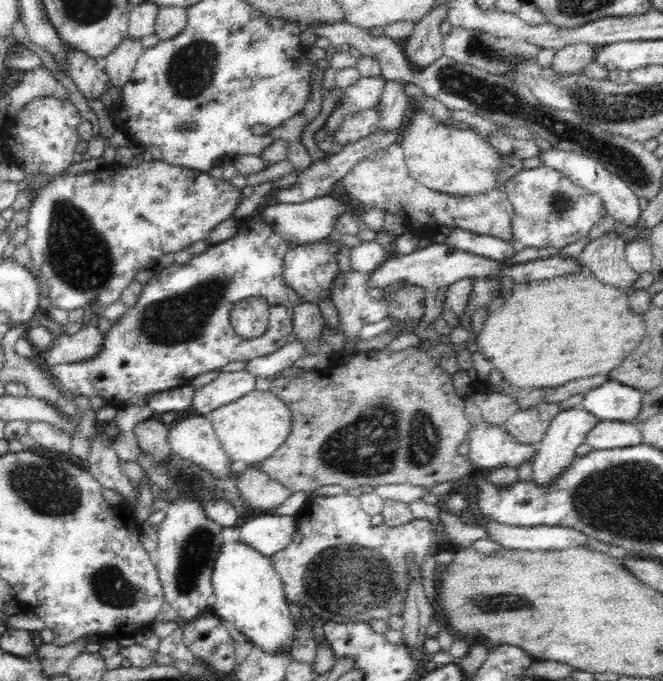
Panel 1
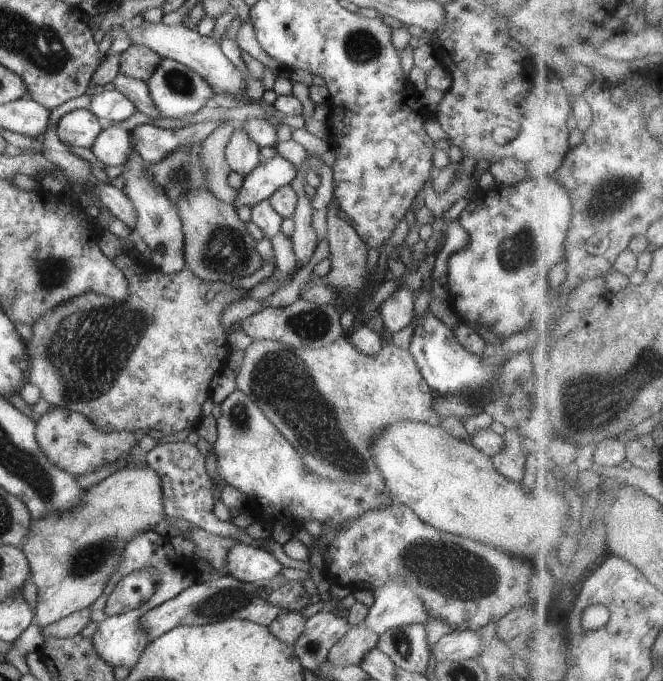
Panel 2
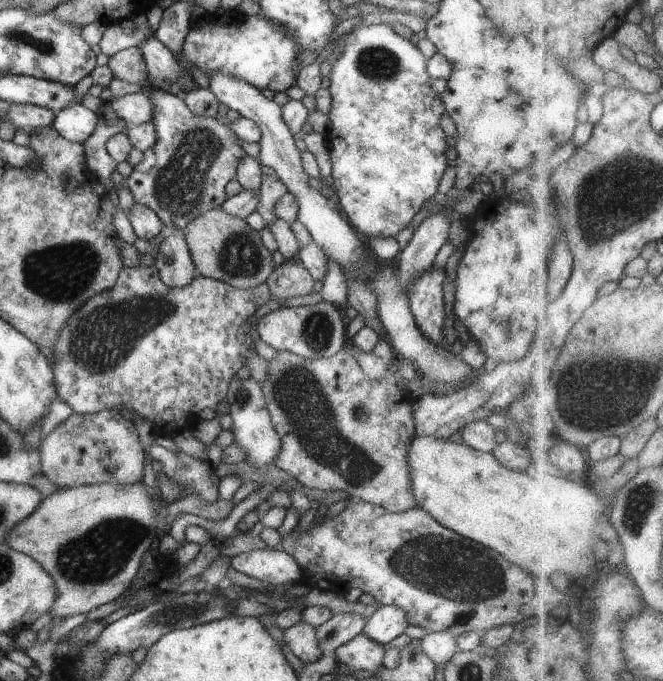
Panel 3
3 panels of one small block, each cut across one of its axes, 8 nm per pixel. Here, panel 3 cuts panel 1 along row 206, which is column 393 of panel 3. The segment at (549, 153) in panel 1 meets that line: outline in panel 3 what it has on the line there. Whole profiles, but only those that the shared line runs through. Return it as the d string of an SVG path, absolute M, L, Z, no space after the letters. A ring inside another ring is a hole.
M381 604L381 607L367 618L363 633L374 642L386 646L394 638L404 633L409 624L406 613L397 606Z

